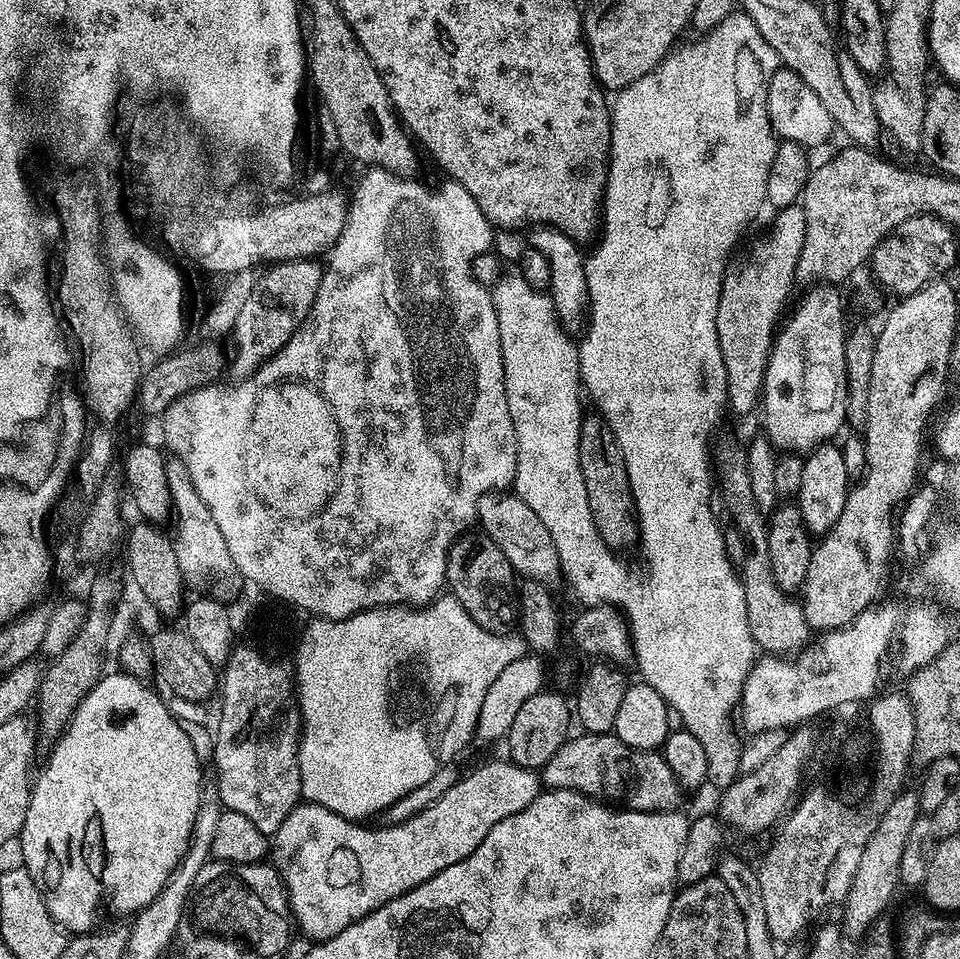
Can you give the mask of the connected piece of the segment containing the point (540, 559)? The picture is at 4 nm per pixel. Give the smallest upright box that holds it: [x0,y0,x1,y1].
[477,493,562,584]

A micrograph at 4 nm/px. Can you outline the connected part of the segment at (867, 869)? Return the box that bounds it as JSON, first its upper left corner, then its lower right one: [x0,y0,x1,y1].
[842,790,921,937]

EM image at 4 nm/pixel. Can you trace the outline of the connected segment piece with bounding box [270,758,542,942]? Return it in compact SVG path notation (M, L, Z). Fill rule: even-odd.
M501 758L474 769L469 776L467 773L454 786L450 786L442 798L409 820L403 820L401 824L388 822L385 828L364 828L368 826L342 818L334 810L326 810L326 806L307 802L297 804L290 814L286 814L282 826L278 826L270 840L270 860L284 883L286 901L292 907L295 927L297 924L304 931L301 933L313 942L328 940L386 902L405 896L410 889L434 878L434 874L446 870L446 866L454 866L454 862L462 862L462 858L474 854L482 838L490 834L495 824L534 802L541 791L541 777L533 769Z

